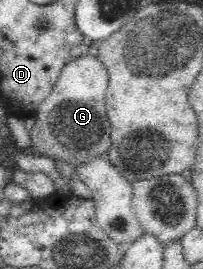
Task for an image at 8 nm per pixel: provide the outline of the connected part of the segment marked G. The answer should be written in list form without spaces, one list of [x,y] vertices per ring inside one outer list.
[[[82,54],[69,61],[34,113],[36,123],[29,131],[29,137],[38,154],[69,164],[82,164],[95,156],[108,158],[110,123],[104,105],[107,87],[108,70],[97,56]]]

